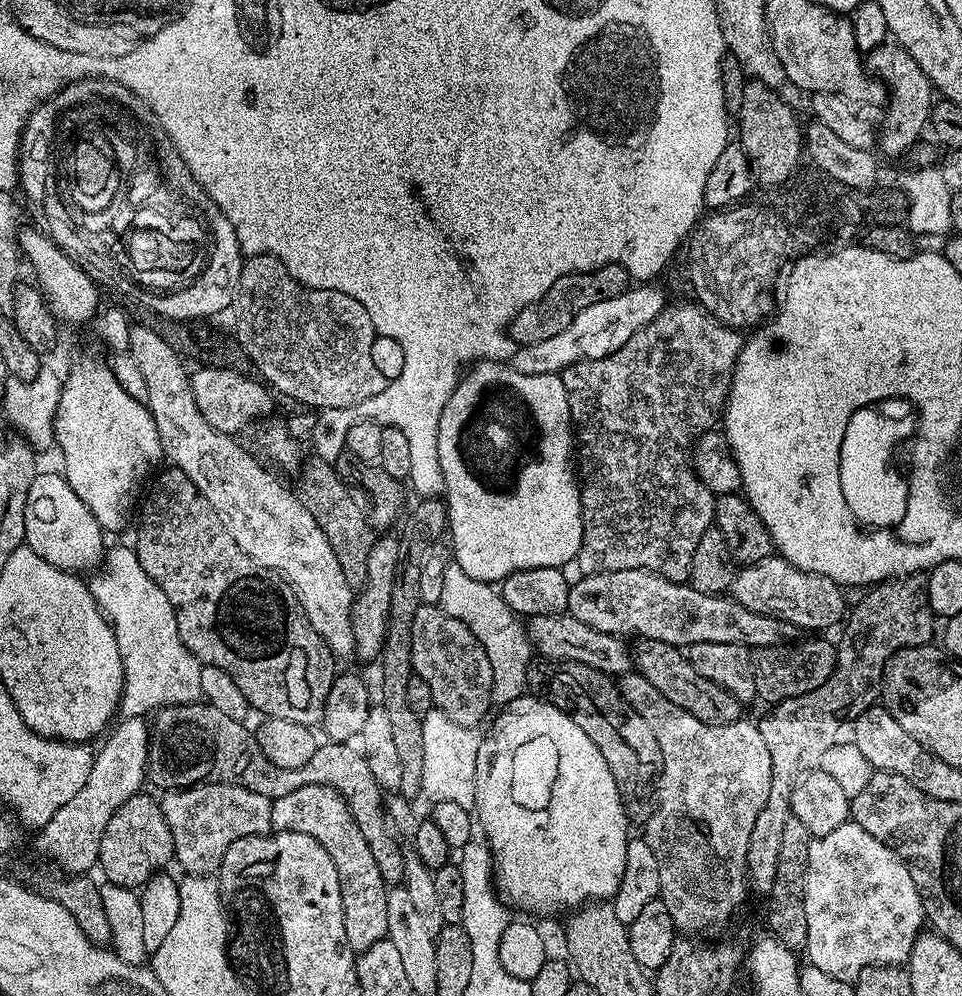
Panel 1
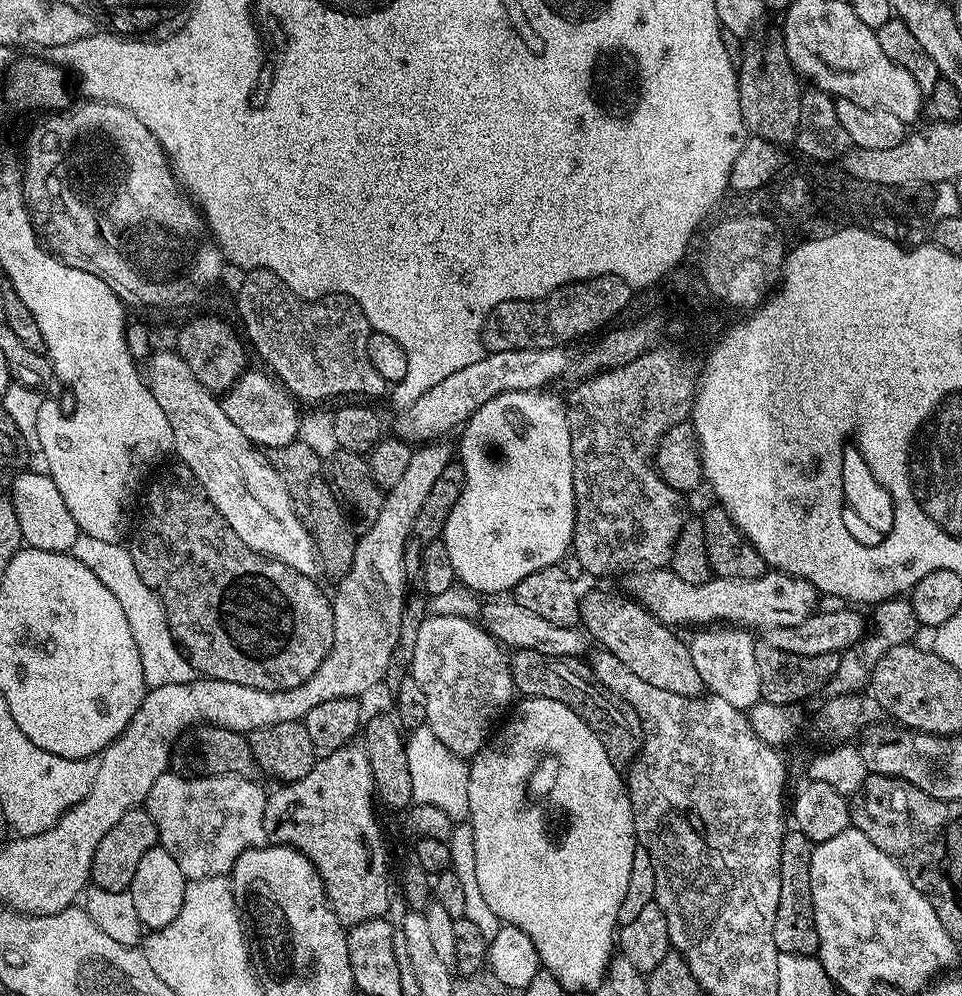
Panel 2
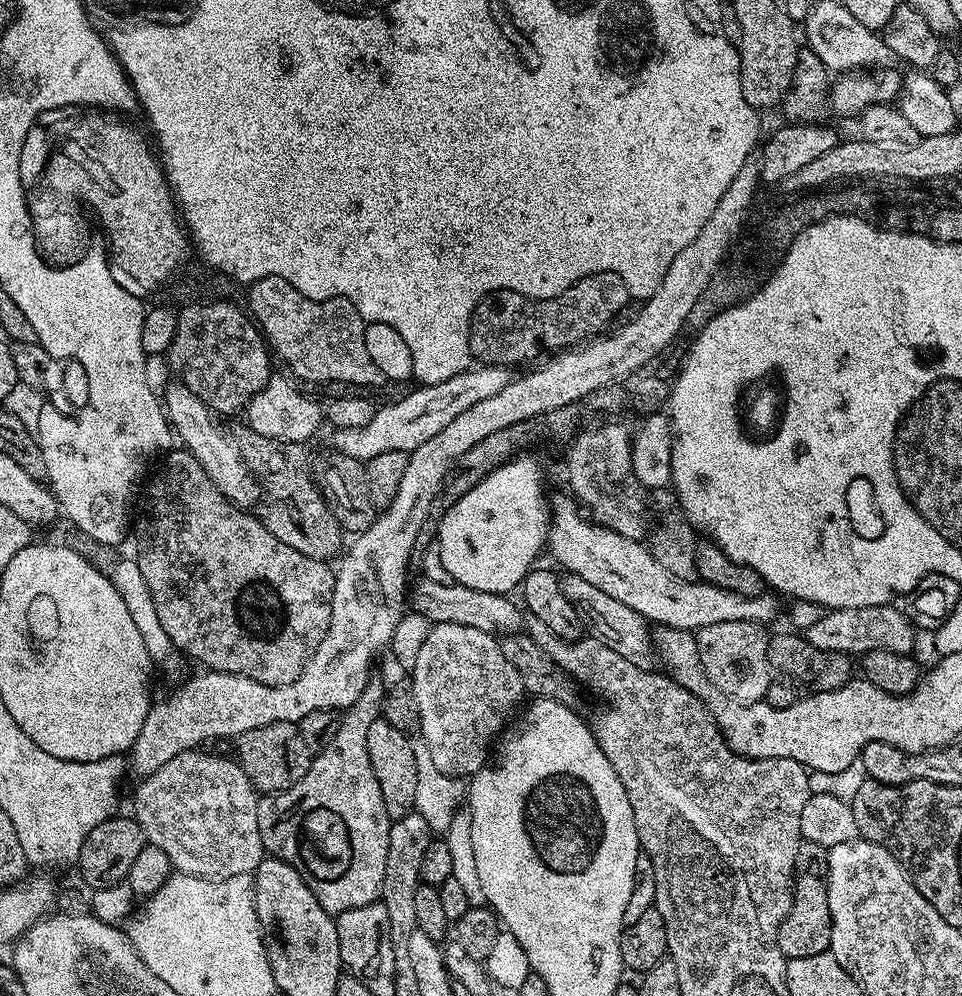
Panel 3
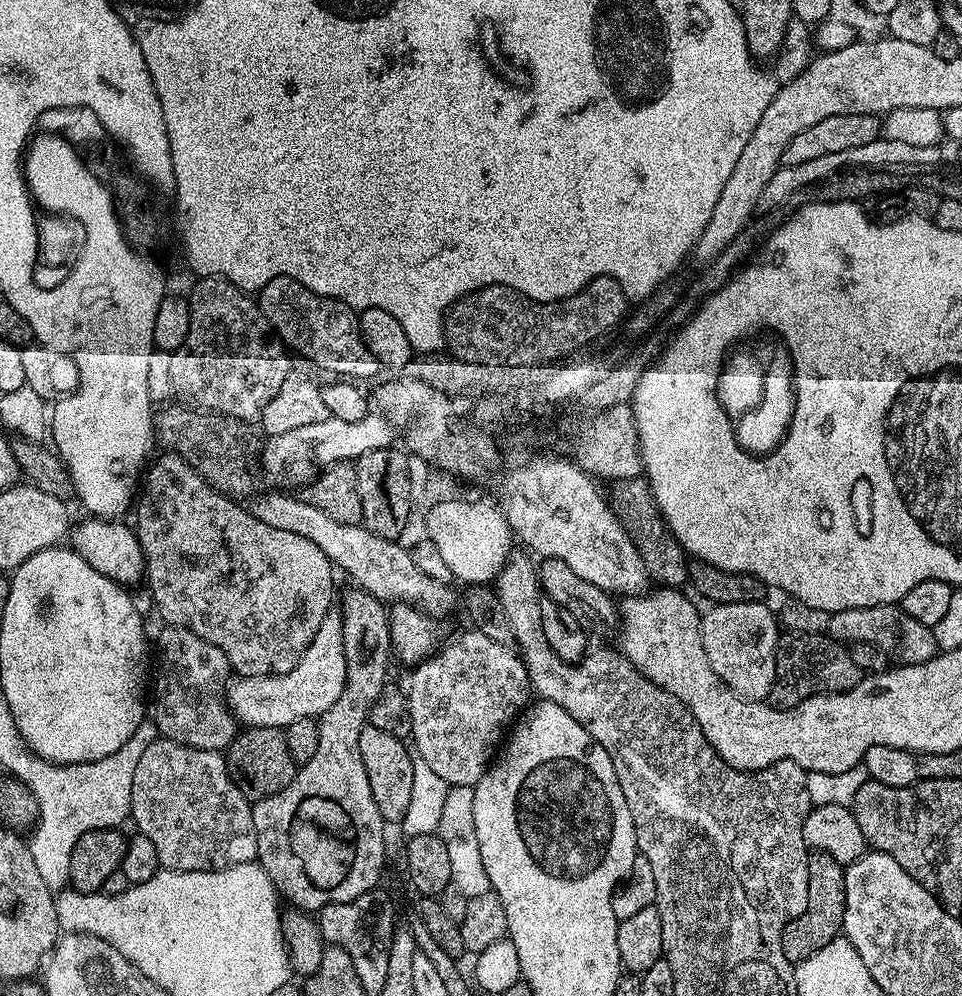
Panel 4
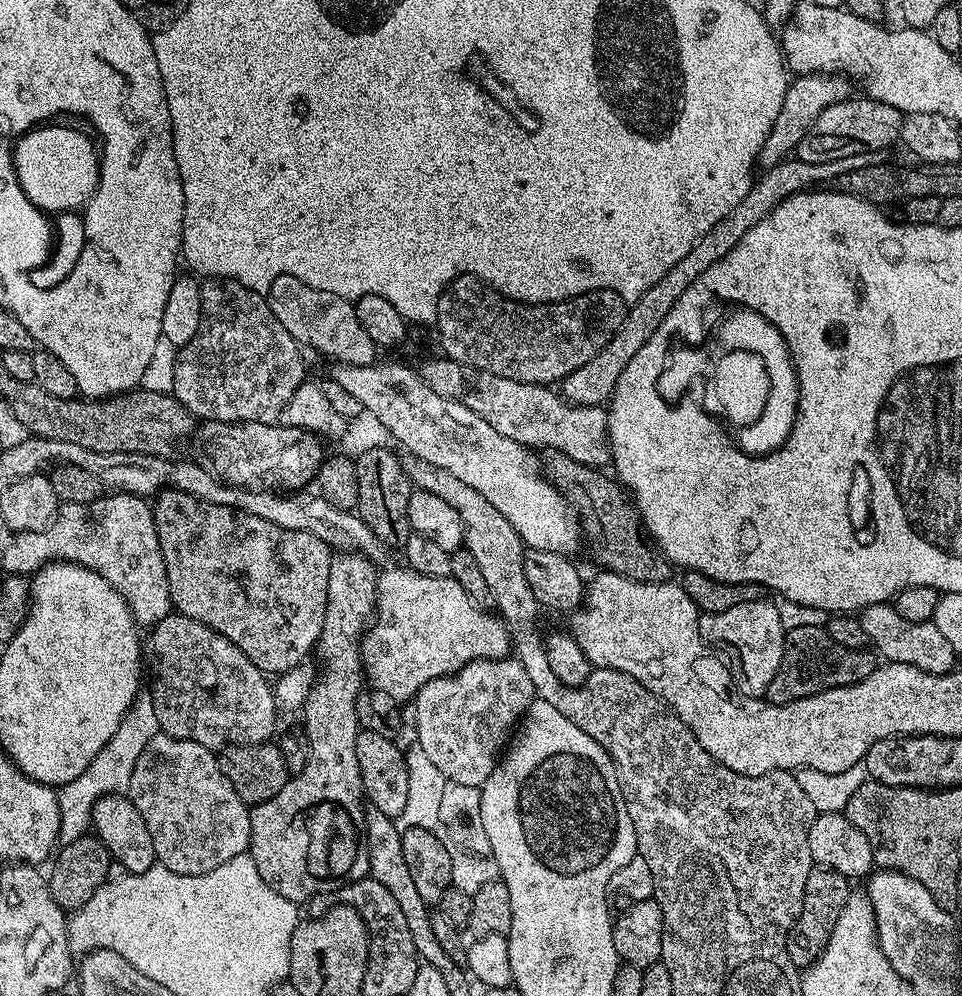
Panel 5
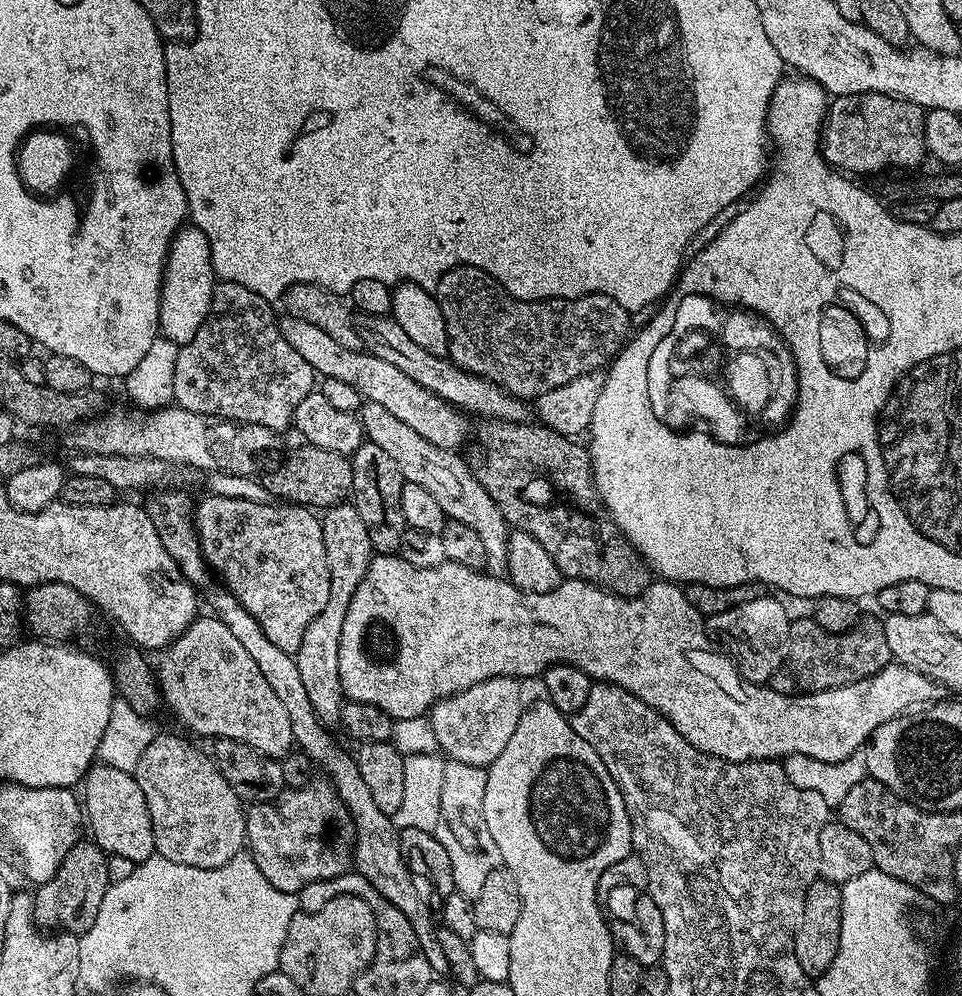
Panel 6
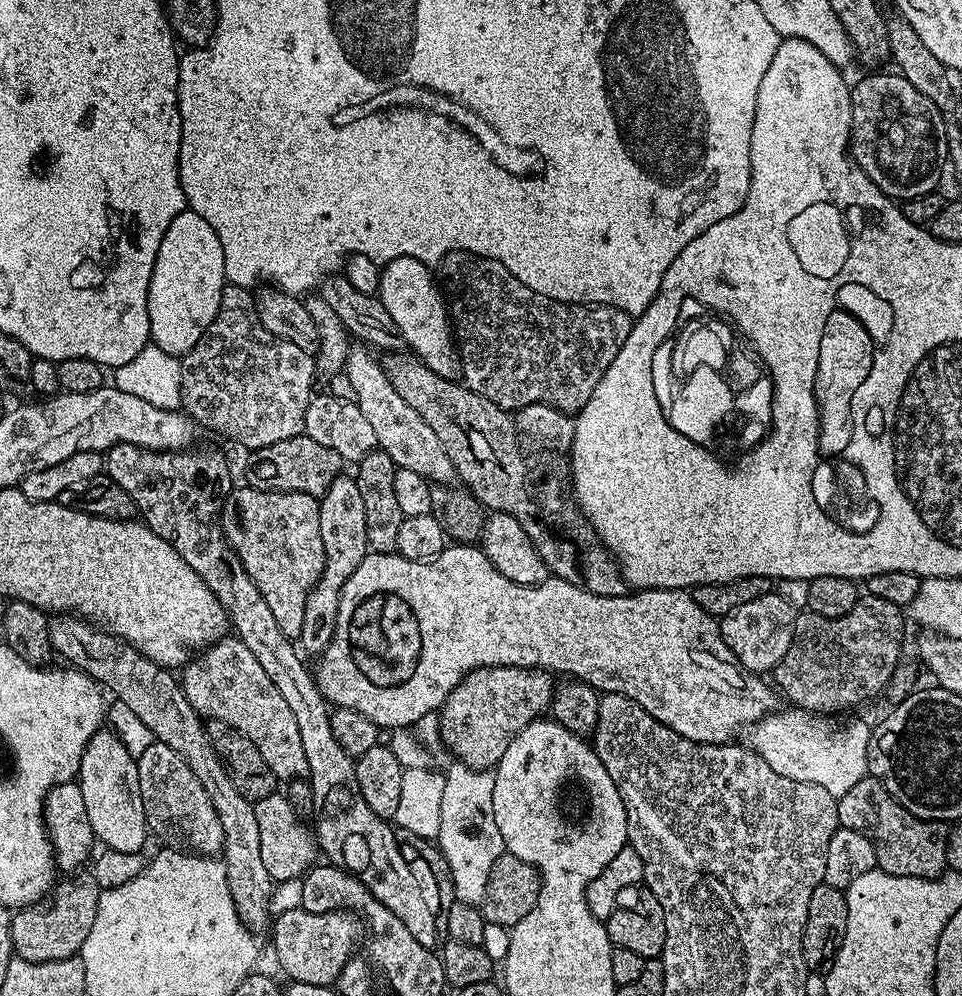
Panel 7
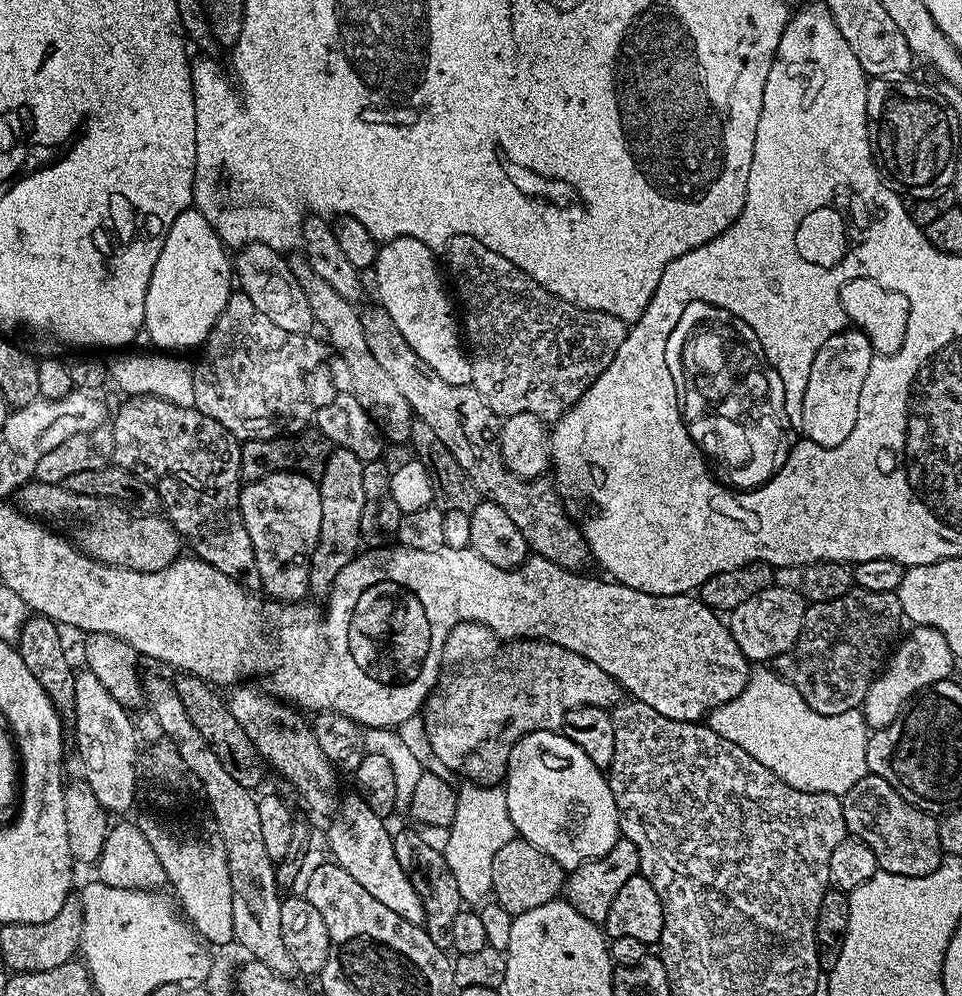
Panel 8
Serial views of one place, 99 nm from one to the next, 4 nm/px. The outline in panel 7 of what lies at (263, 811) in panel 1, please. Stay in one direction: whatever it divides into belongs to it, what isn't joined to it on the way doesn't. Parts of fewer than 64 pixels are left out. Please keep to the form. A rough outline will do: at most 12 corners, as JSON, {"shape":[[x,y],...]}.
{"shape":[[153,742],[136,765],[149,833],[201,858],[224,834],[194,770]]}

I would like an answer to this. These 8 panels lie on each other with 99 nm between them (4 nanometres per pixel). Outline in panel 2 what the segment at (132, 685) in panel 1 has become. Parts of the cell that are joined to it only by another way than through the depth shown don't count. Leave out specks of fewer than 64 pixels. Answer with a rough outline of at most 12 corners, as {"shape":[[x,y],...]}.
{"shape":[[77,535],[70,554],[118,598],[149,689],[192,663],[123,543]]}

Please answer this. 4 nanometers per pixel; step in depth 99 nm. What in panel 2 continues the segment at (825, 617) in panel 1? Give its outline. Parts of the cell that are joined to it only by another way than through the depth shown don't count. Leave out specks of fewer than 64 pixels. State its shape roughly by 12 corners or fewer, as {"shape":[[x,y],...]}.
{"shape":[[636,570],[628,588],[664,624],[798,626],[817,611],[810,581],[682,582]]}

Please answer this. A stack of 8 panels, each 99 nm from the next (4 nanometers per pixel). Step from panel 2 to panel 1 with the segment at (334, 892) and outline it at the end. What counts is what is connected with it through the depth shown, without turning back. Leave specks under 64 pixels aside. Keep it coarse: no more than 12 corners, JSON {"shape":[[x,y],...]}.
{"shape":[[330,786],[272,801],[277,832],[334,858],[346,942],[388,935],[388,888],[348,804]]}

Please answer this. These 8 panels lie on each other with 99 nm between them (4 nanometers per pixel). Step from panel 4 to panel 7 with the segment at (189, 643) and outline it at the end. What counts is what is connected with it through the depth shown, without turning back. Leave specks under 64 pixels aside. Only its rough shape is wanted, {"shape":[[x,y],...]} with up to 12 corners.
{"shape":[[246,644],[183,667],[197,713],[257,747],[277,779],[308,773],[298,722]]}

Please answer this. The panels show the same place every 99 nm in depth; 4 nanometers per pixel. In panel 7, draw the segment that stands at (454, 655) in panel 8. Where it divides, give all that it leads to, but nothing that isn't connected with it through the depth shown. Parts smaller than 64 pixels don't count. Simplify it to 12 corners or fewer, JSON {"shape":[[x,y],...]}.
{"shape":[[534,668],[470,672],[438,709],[459,763],[495,769],[551,705]]}

